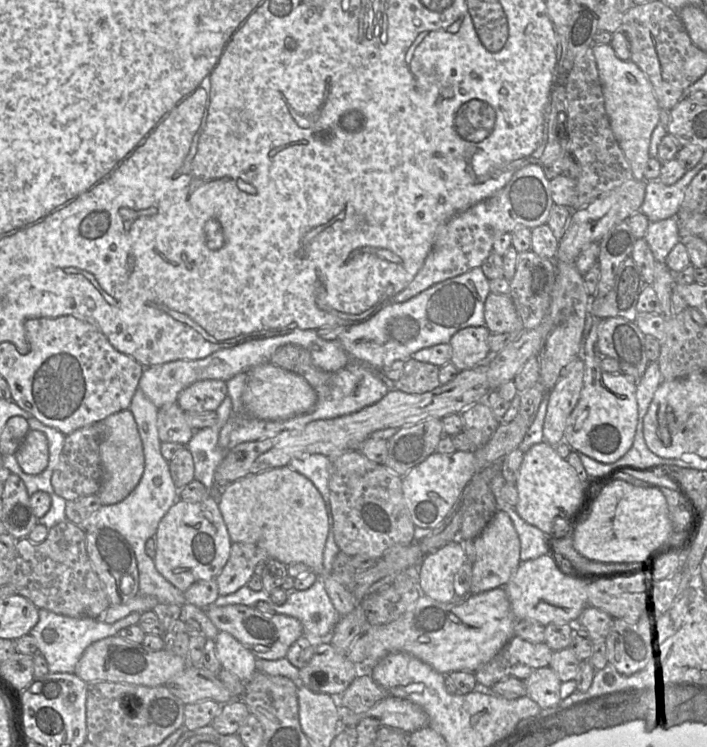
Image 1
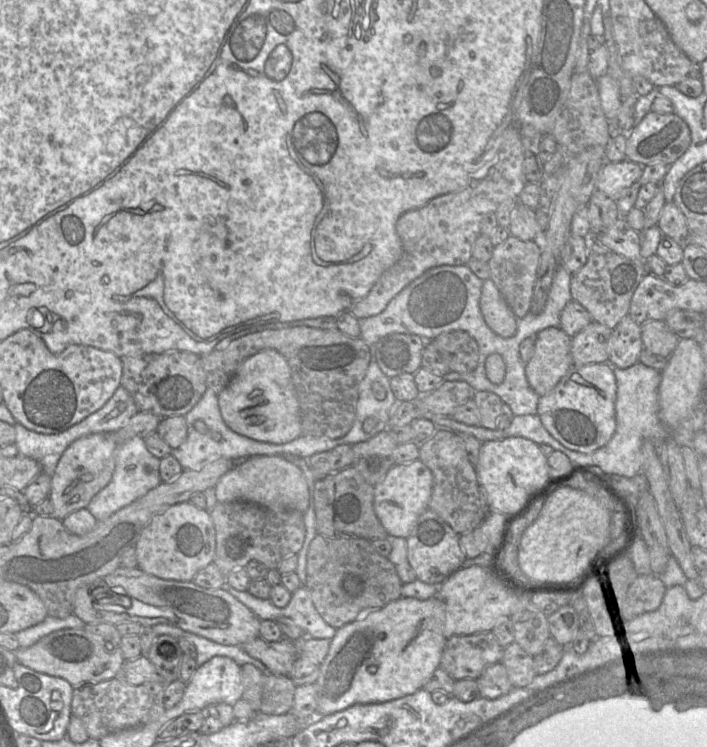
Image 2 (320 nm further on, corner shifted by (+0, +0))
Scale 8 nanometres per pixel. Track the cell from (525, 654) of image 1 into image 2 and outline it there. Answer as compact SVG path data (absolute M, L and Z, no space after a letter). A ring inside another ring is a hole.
M491 631L453 635L447 638L440 668L455 681L477 679L487 666L500 662L503 653L504 648Z

